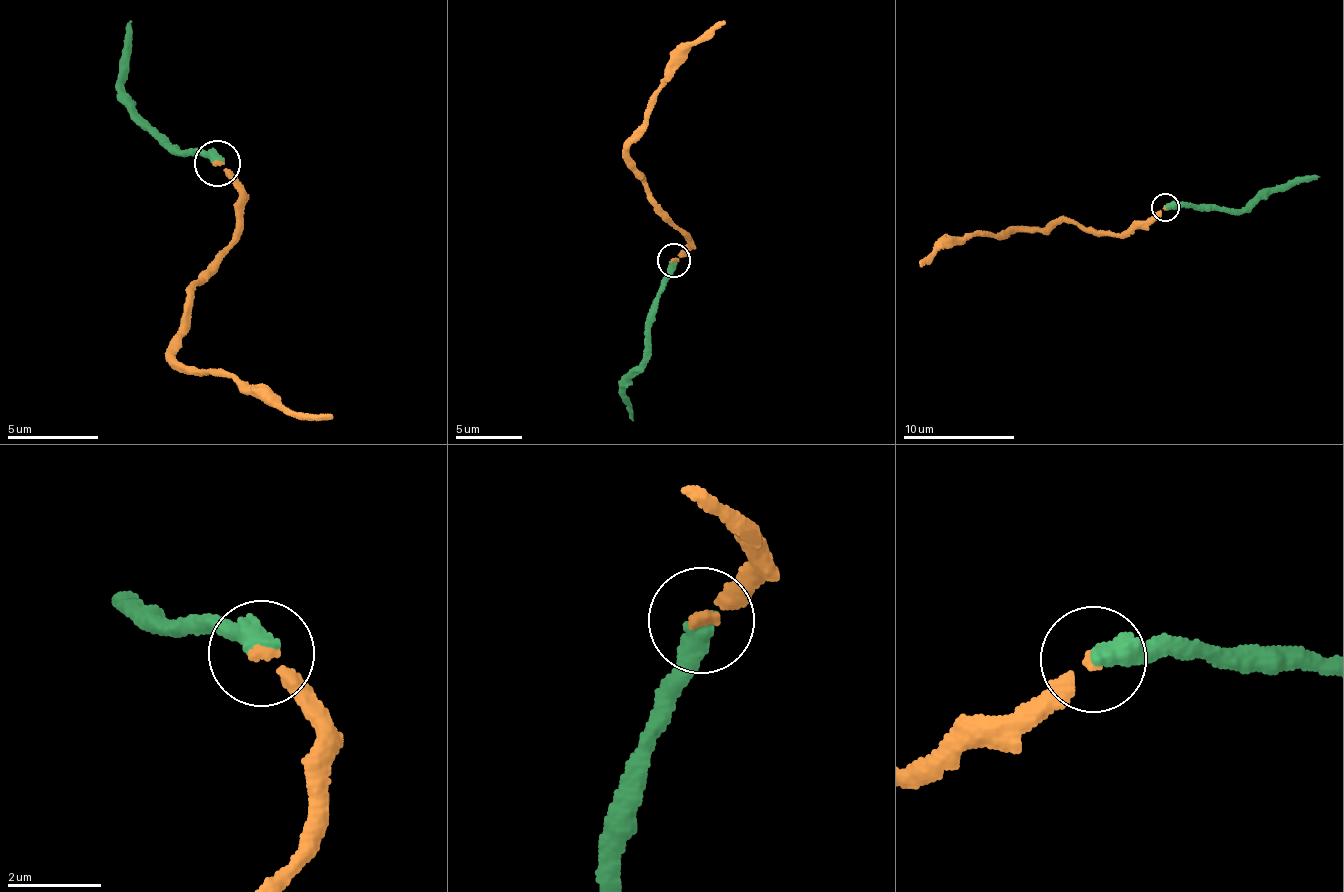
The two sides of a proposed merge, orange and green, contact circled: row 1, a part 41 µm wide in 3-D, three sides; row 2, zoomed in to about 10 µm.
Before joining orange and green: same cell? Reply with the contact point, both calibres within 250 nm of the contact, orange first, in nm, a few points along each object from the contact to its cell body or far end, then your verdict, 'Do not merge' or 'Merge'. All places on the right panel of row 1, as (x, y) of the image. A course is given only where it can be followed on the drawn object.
Place: (1165, 207). Thickness 260 nm (orange) against 480 nm. Course of orange: (1166, 208), (1145, 225), (1104, 235), (1071, 221), (975, 233), (952, 240), (921, 263). Course of green: (1166, 206), (1251, 208), (1272, 190), (1286, 189), (1320, 177). Merge

